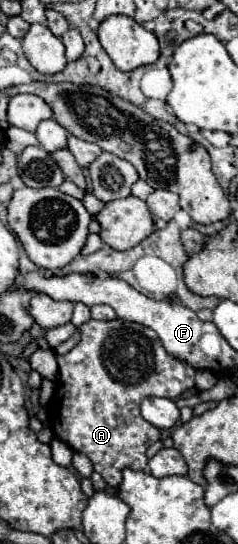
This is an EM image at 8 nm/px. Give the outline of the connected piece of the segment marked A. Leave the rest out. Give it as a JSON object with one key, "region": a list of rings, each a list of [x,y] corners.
{"region":[[[87,321],[79,327],[81,341],[65,355],[55,355],[59,363],[59,381],[55,385],[55,395],[47,403],[47,423],[53,429],[55,437],[67,443],[73,451],[85,453],[93,469],[107,481],[107,485],[121,485],[121,469],[145,469],[147,467],[147,449],[161,439],[161,431],[147,423],[141,417],[139,405],[145,397],[179,397],[183,391],[195,387],[195,369],[179,359],[171,357],[157,333],[145,325],[129,323],[129,321]]]}

